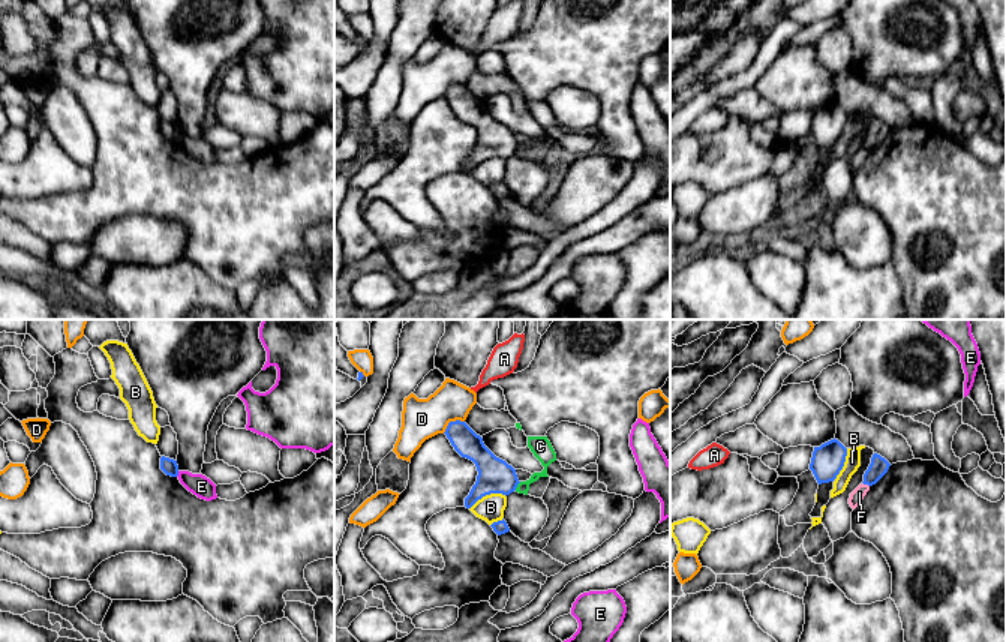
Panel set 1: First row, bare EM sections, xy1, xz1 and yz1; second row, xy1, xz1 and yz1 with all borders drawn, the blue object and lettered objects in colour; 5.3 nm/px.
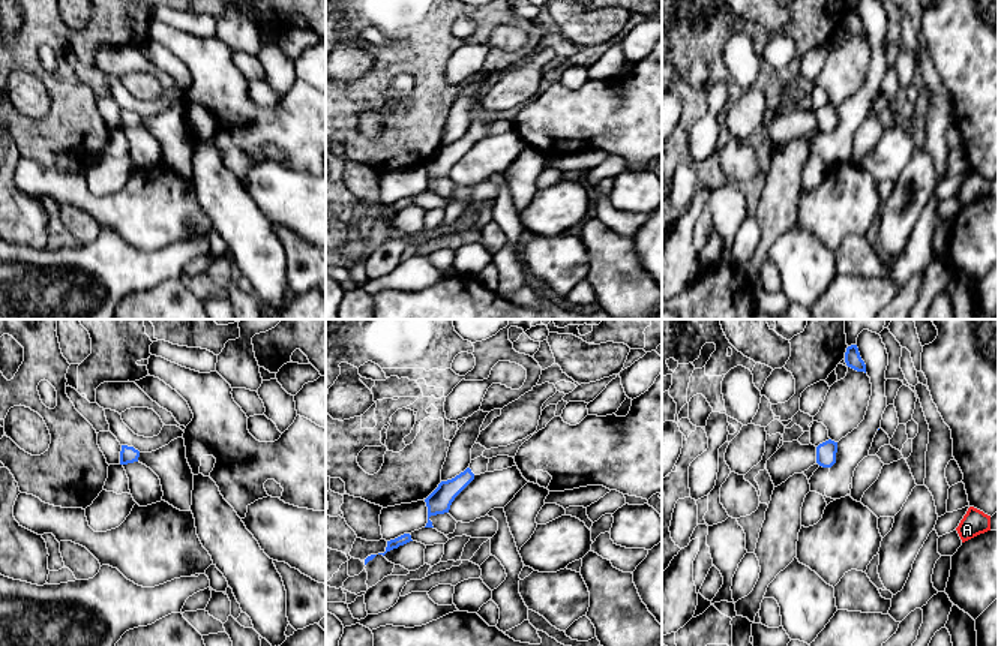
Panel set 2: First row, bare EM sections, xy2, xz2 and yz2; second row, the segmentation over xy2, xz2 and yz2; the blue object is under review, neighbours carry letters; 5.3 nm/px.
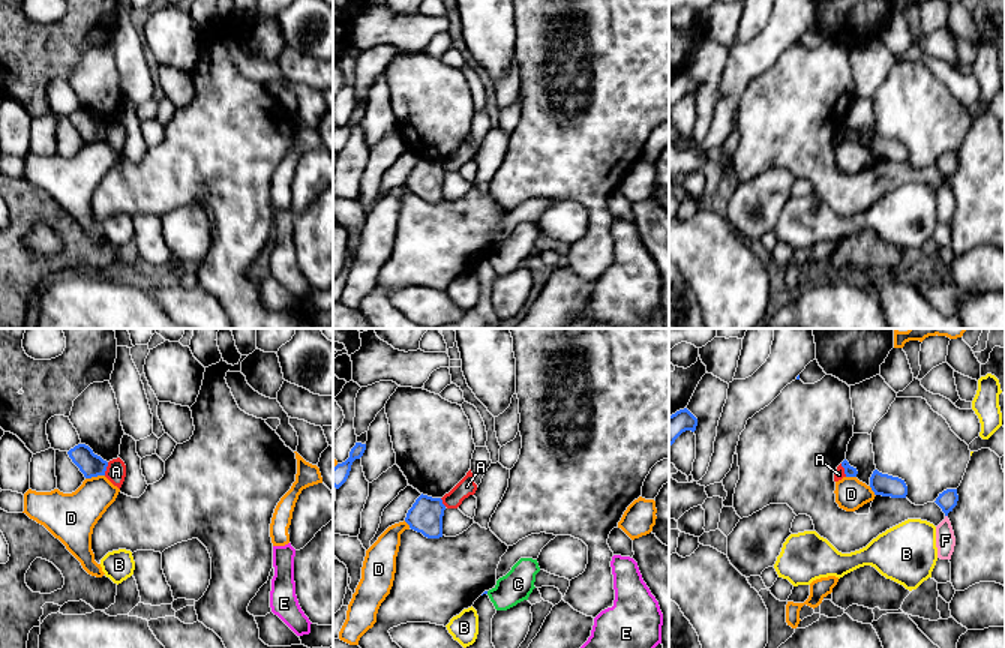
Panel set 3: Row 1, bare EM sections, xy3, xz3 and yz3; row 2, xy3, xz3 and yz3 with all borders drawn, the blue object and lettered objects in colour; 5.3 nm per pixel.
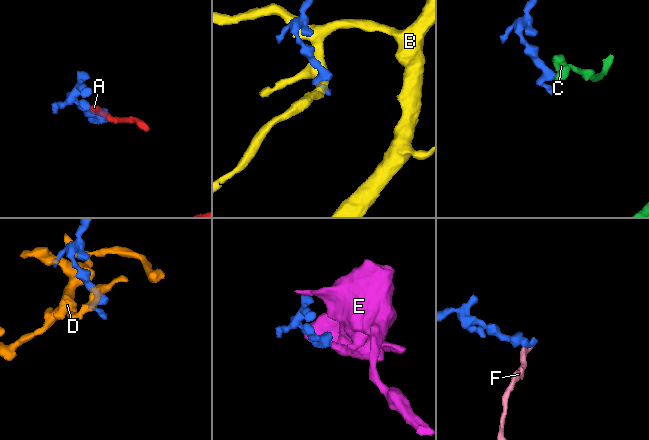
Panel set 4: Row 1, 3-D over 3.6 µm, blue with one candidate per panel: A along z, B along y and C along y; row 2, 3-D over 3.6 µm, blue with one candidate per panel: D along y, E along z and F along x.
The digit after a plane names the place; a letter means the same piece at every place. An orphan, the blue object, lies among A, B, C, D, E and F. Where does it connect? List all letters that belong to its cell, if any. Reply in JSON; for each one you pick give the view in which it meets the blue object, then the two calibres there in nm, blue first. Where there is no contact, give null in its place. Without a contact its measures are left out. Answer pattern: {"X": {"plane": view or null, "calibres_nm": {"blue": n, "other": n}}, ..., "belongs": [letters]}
{"belongs": []}

